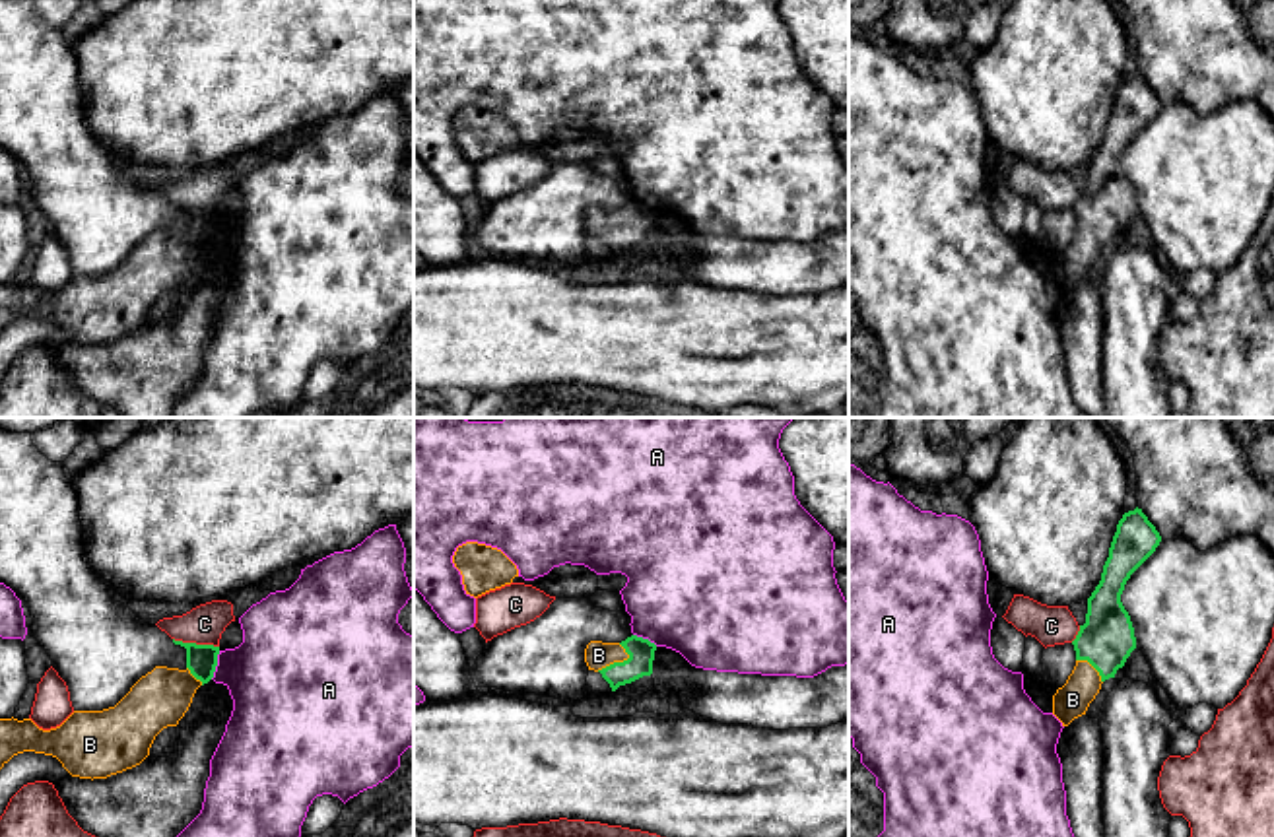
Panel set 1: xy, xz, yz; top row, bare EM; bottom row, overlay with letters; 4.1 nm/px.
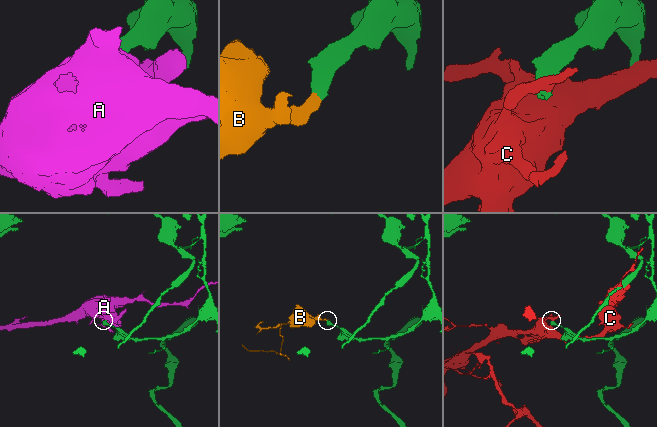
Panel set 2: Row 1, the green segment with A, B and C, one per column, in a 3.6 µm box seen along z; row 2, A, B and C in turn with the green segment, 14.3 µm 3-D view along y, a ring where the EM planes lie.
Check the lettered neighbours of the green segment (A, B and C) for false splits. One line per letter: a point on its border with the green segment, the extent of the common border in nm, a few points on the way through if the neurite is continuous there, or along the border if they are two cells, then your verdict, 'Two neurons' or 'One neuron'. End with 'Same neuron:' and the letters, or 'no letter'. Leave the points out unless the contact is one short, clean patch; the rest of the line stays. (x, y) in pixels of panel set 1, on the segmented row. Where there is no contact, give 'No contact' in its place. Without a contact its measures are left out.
A: Touches green at xy (216, 665). Shared border 130 nm. Boundary: xy (220, 651), (210, 678). Two neurons
B: Touches green at xz (614, 663). Shared border 160 nm. Path across: xz (641, 651), (624, 663), (614, 663), (599, 655). One neuron
C: Touches green at xy (195, 643). Shared border 200 nm. Two neurons
Same neuron: B

